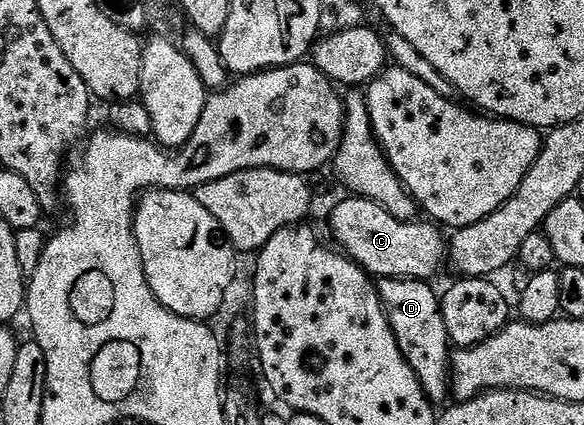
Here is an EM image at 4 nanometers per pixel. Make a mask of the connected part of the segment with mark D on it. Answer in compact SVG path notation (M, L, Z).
M381 278L377 289L383 301L383 310L387 314L389 324L393 328L393 336L397 340L397 348L401 348L401 356L413 368L425 396L433 403L446 403L451 388L451 356L453 347L451 337L445 328L445 316L440 295L435 294L430 281L419 282L415 278Z

